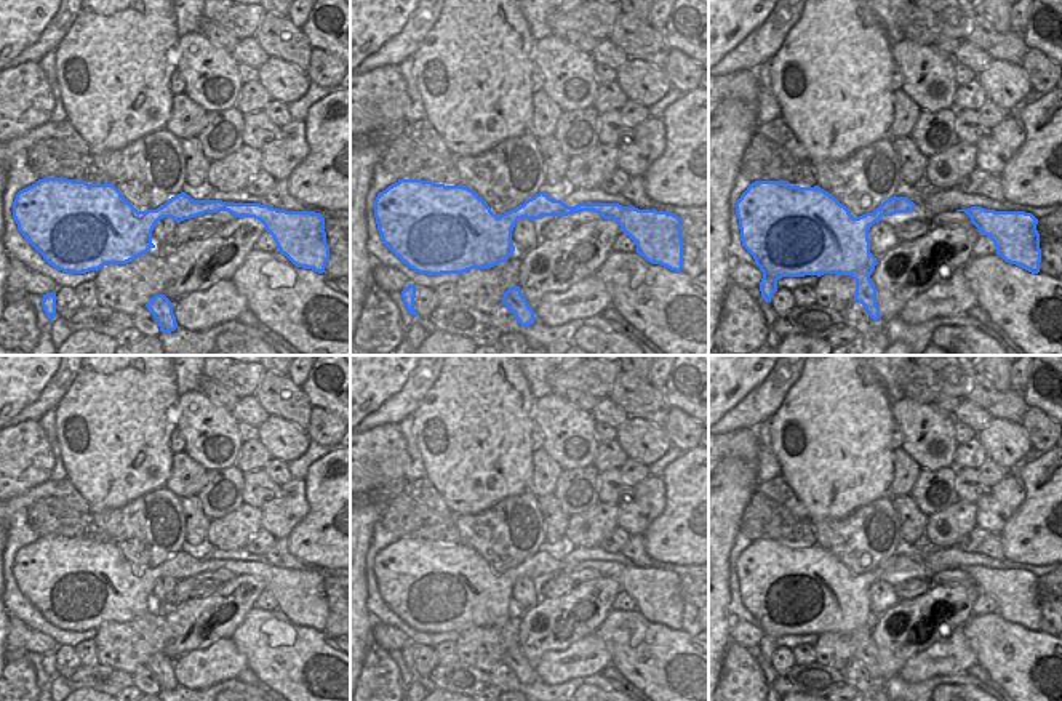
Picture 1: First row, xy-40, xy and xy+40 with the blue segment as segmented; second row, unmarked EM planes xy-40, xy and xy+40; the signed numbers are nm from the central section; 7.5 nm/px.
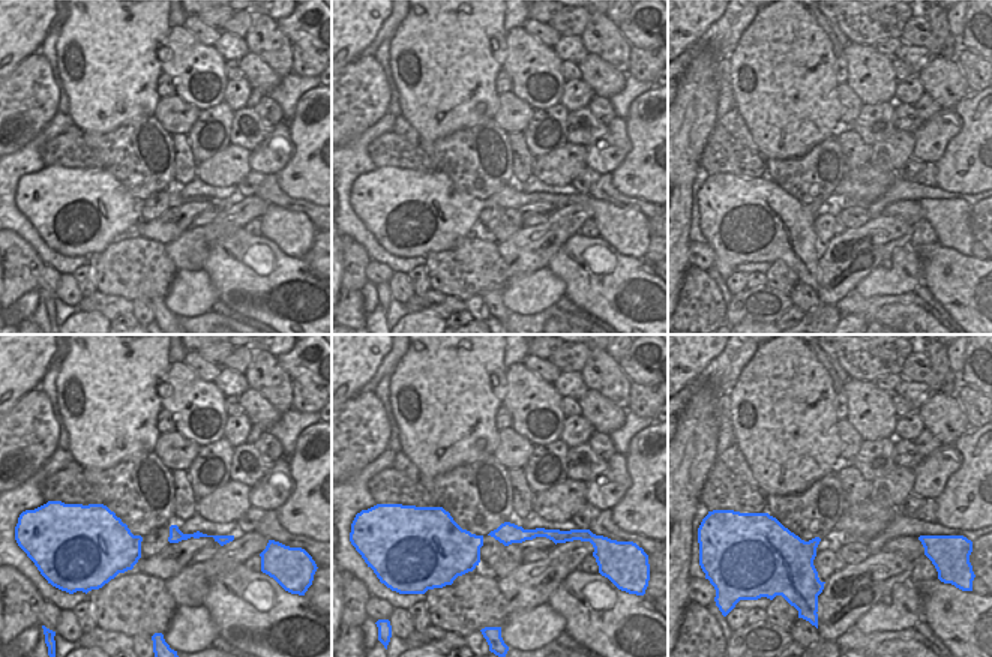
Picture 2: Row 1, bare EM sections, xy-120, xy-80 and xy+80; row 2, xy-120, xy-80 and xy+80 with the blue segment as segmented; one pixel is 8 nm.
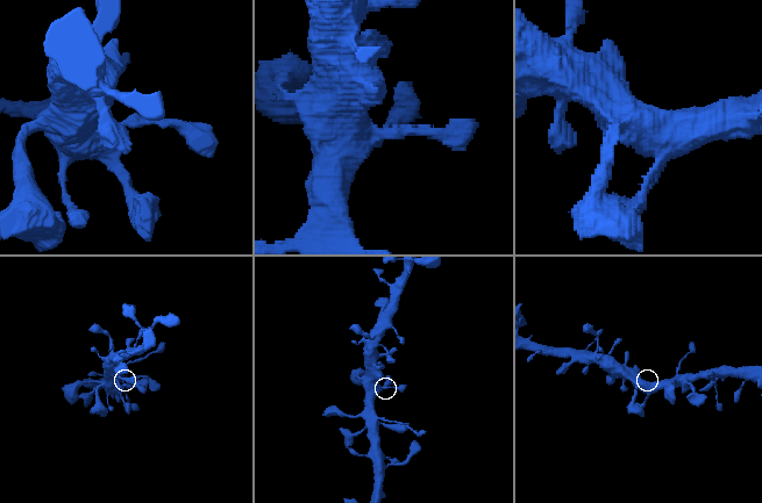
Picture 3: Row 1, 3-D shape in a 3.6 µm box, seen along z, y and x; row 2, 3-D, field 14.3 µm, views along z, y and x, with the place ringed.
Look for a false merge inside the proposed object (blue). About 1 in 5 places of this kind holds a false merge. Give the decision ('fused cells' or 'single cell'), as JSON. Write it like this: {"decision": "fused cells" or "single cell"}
{"decision": "single cell"}

